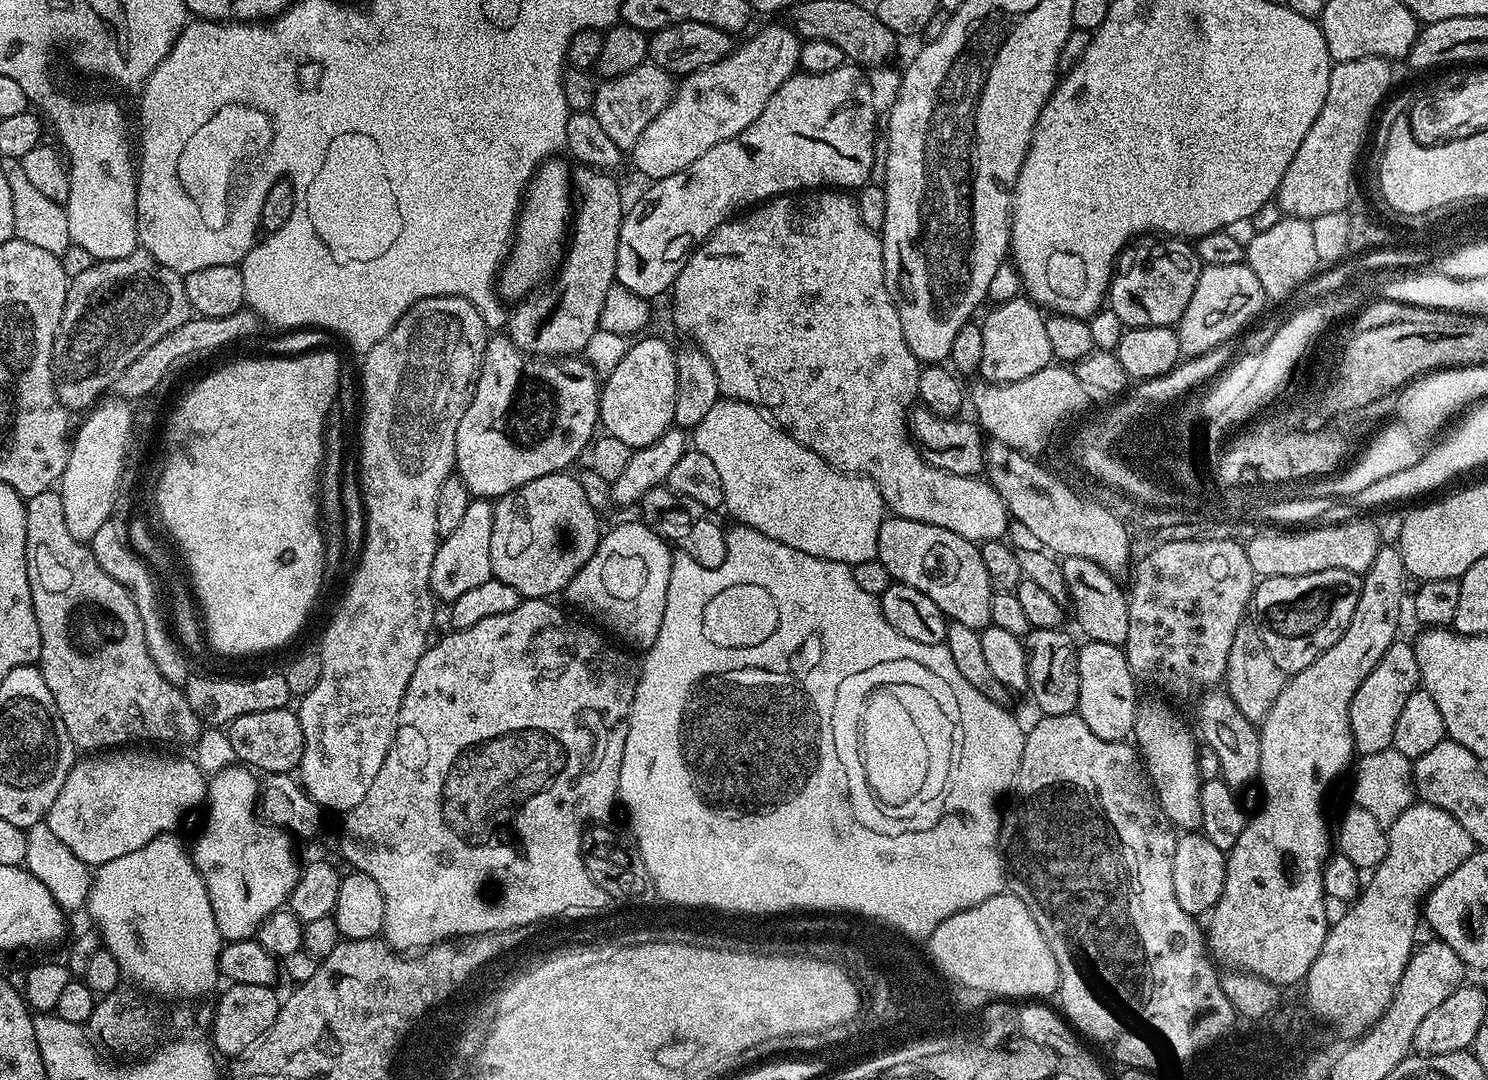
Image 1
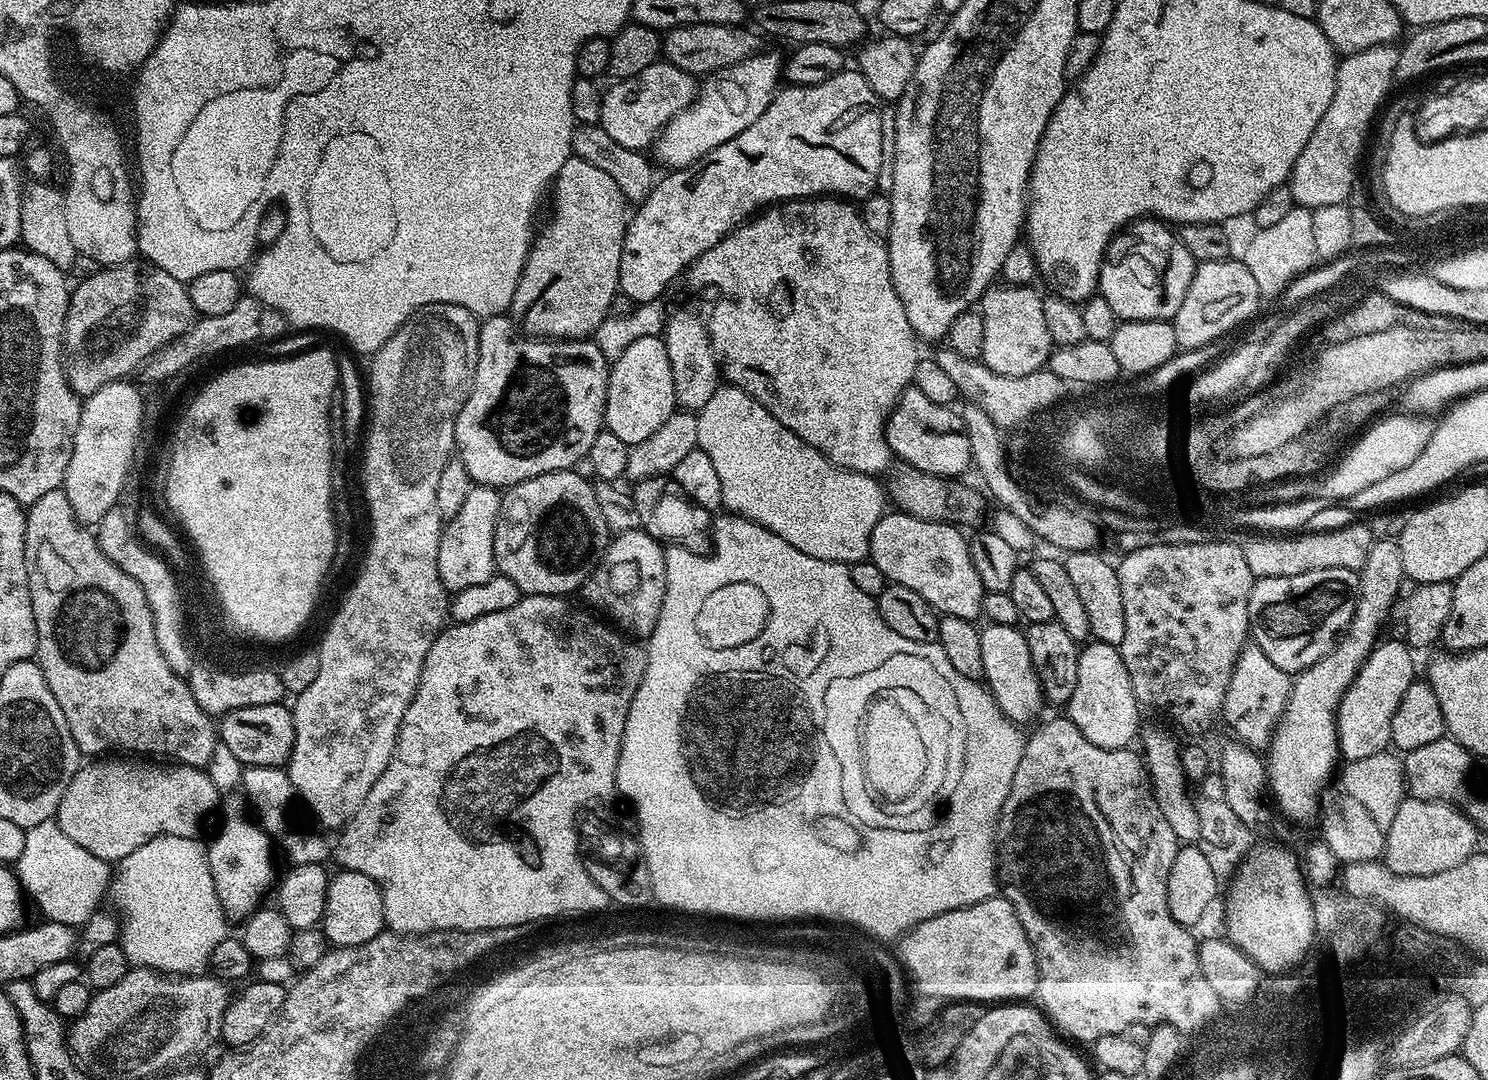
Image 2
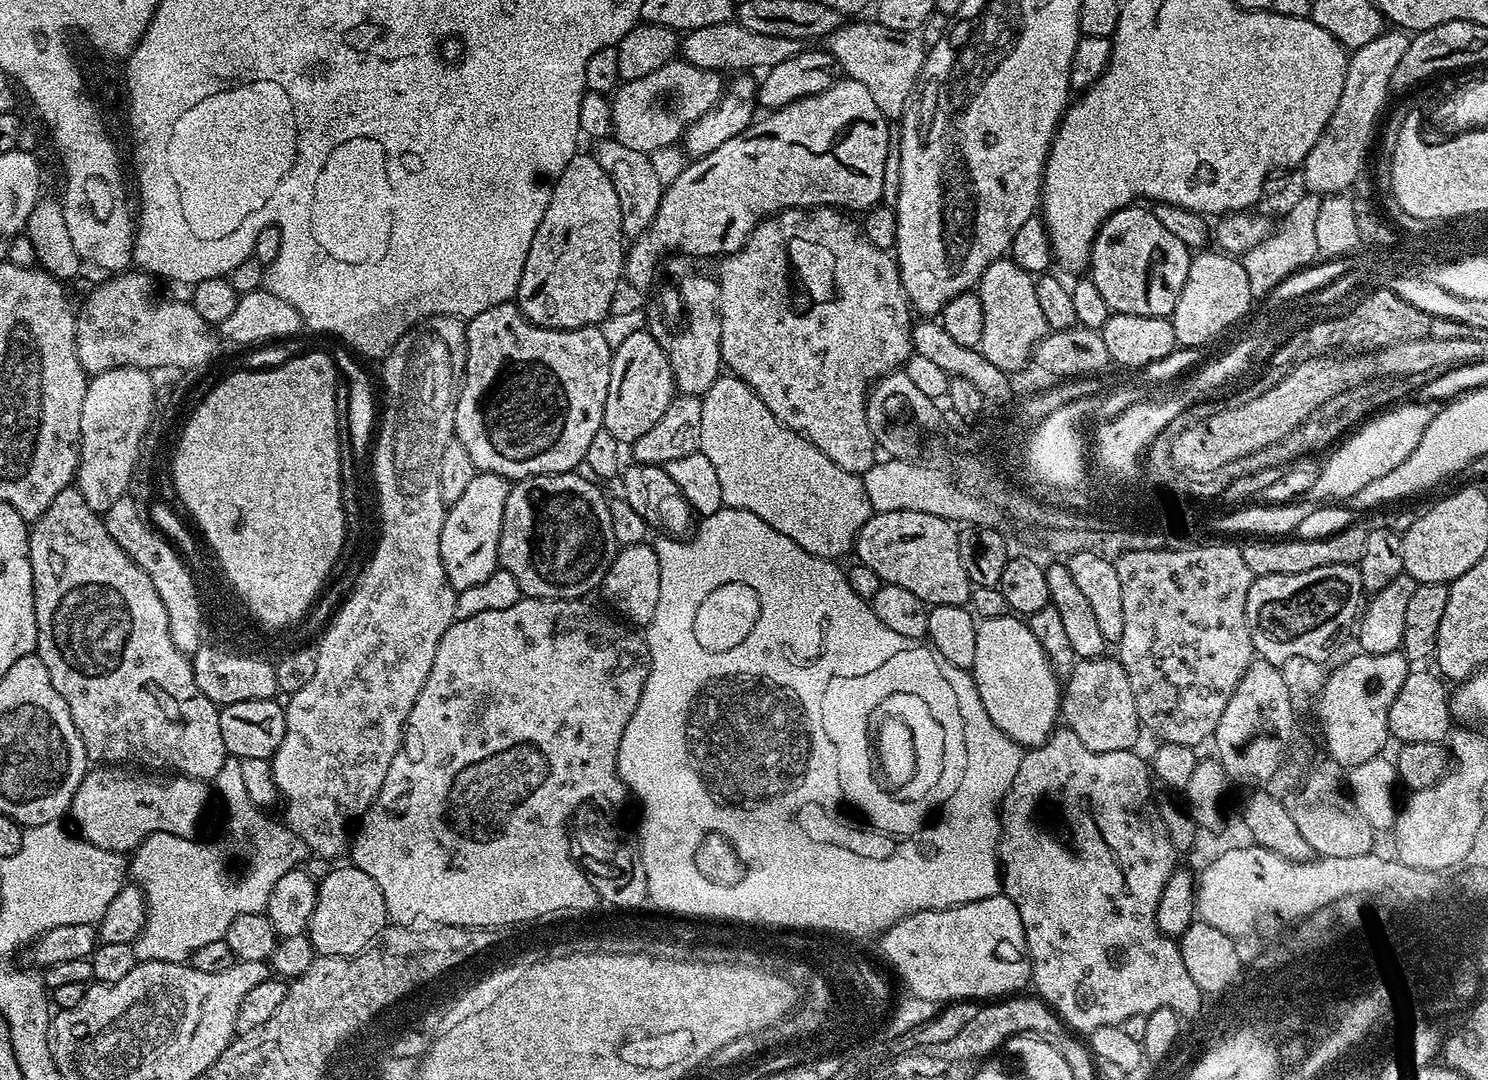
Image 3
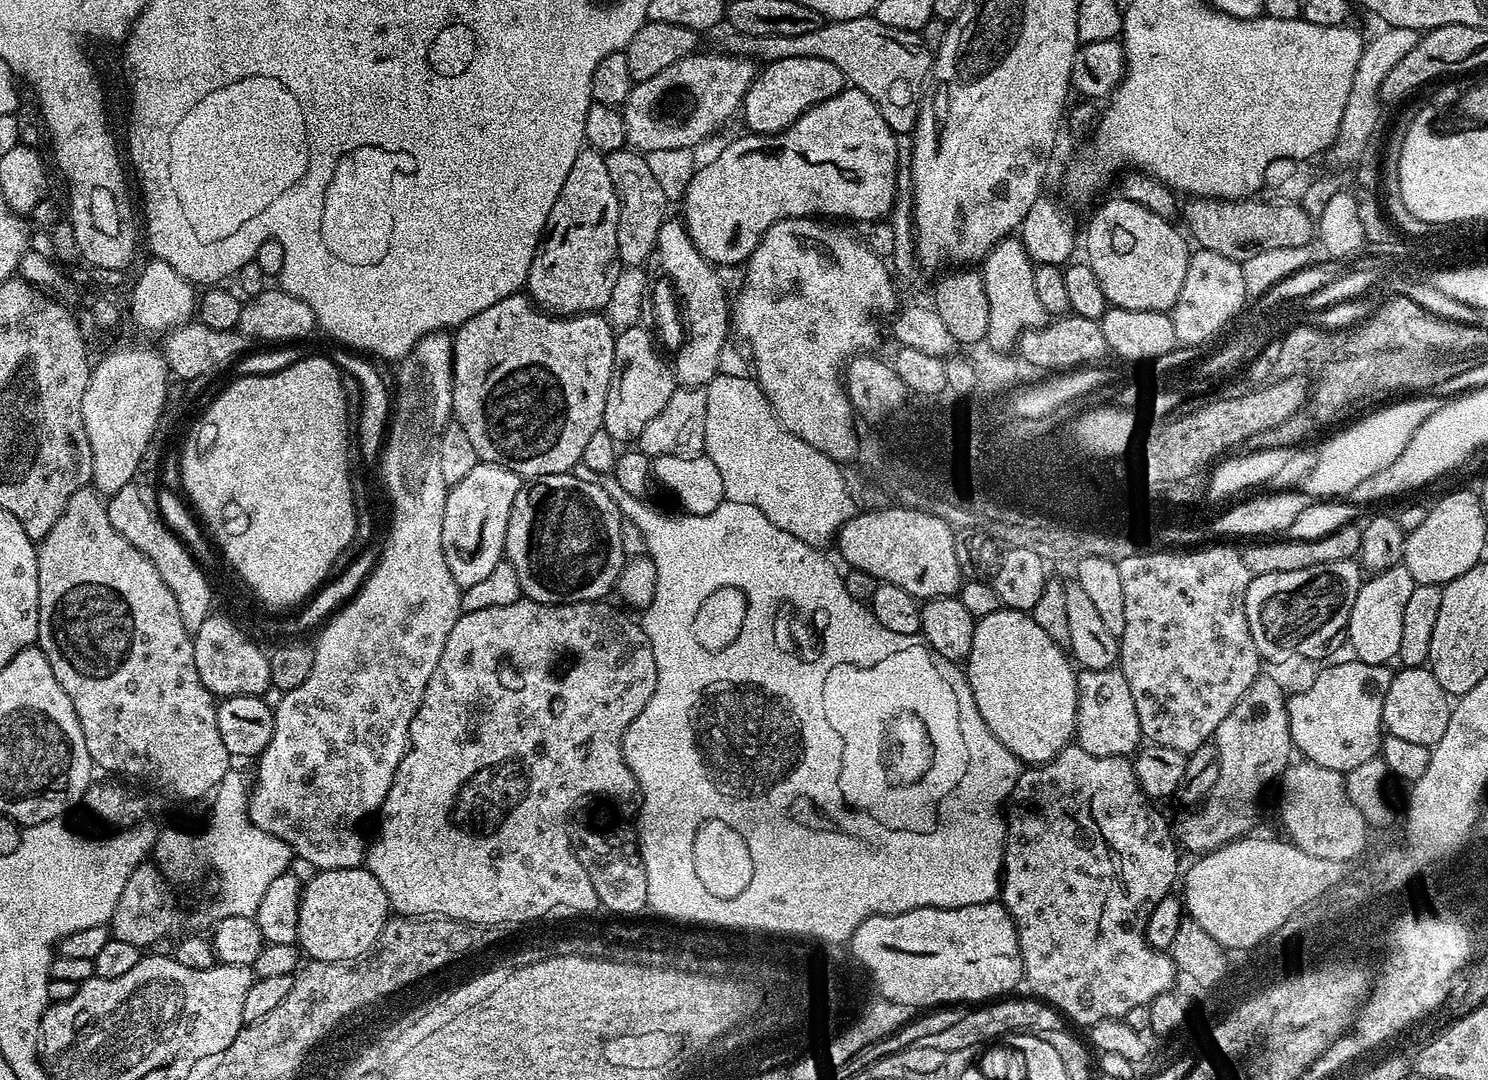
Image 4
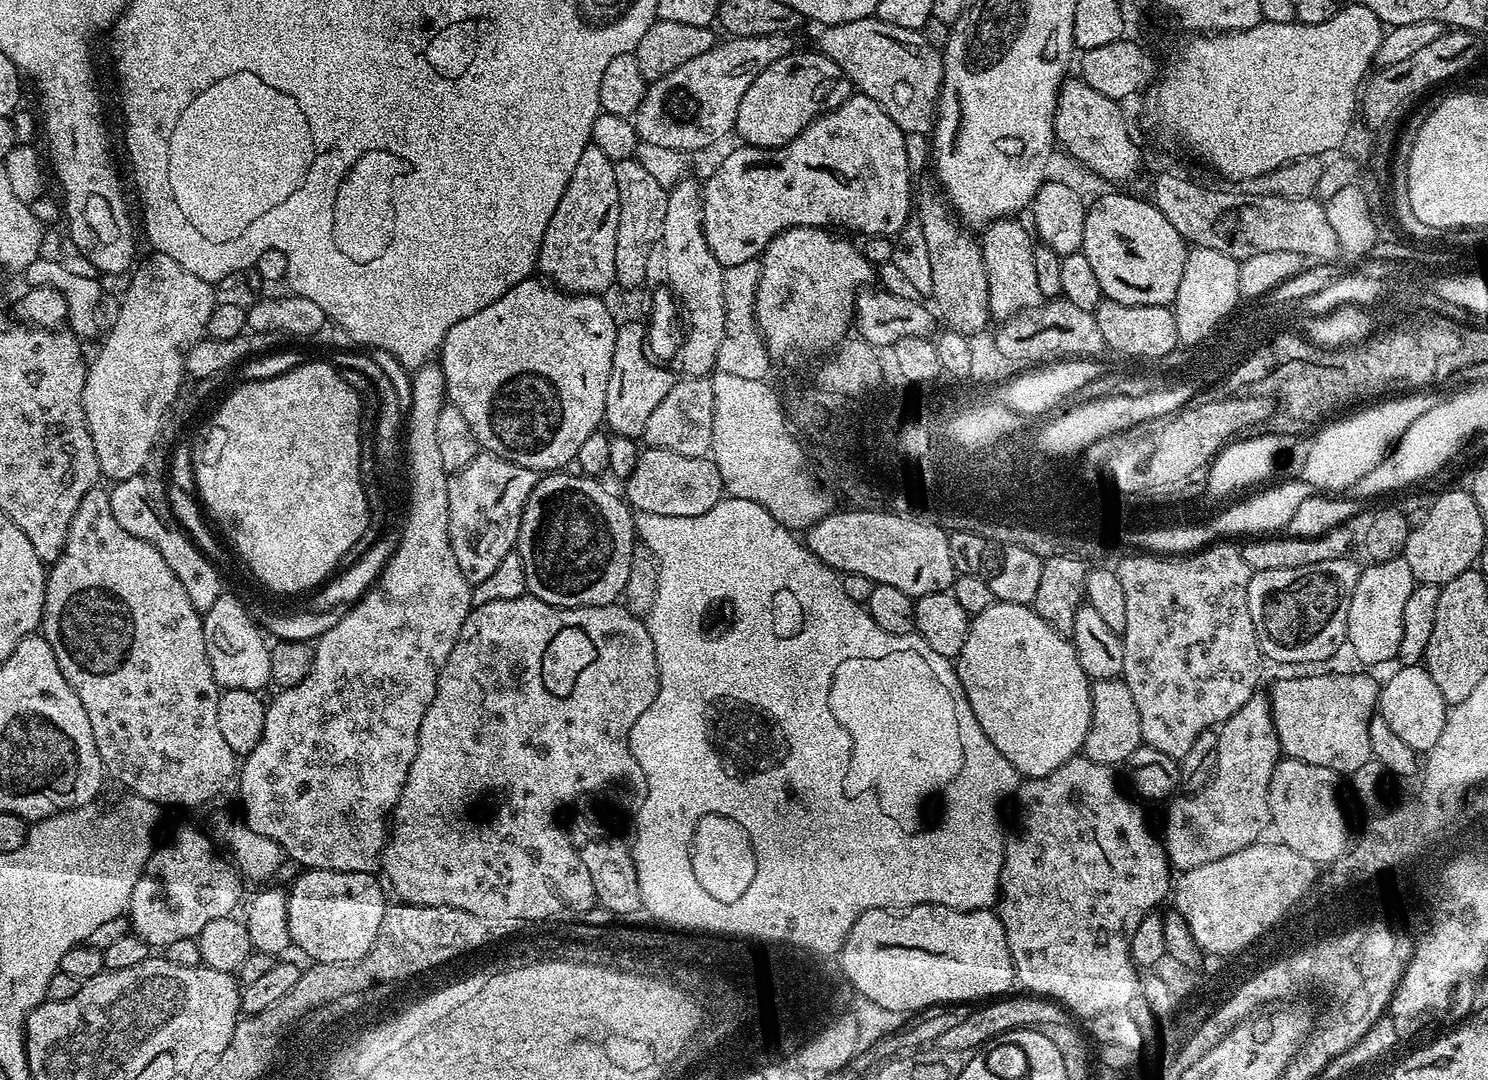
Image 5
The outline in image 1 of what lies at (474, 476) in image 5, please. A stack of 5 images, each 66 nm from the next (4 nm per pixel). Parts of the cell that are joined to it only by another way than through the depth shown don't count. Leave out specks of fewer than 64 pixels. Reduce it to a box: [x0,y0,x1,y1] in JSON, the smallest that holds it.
[430,498,494,602]

